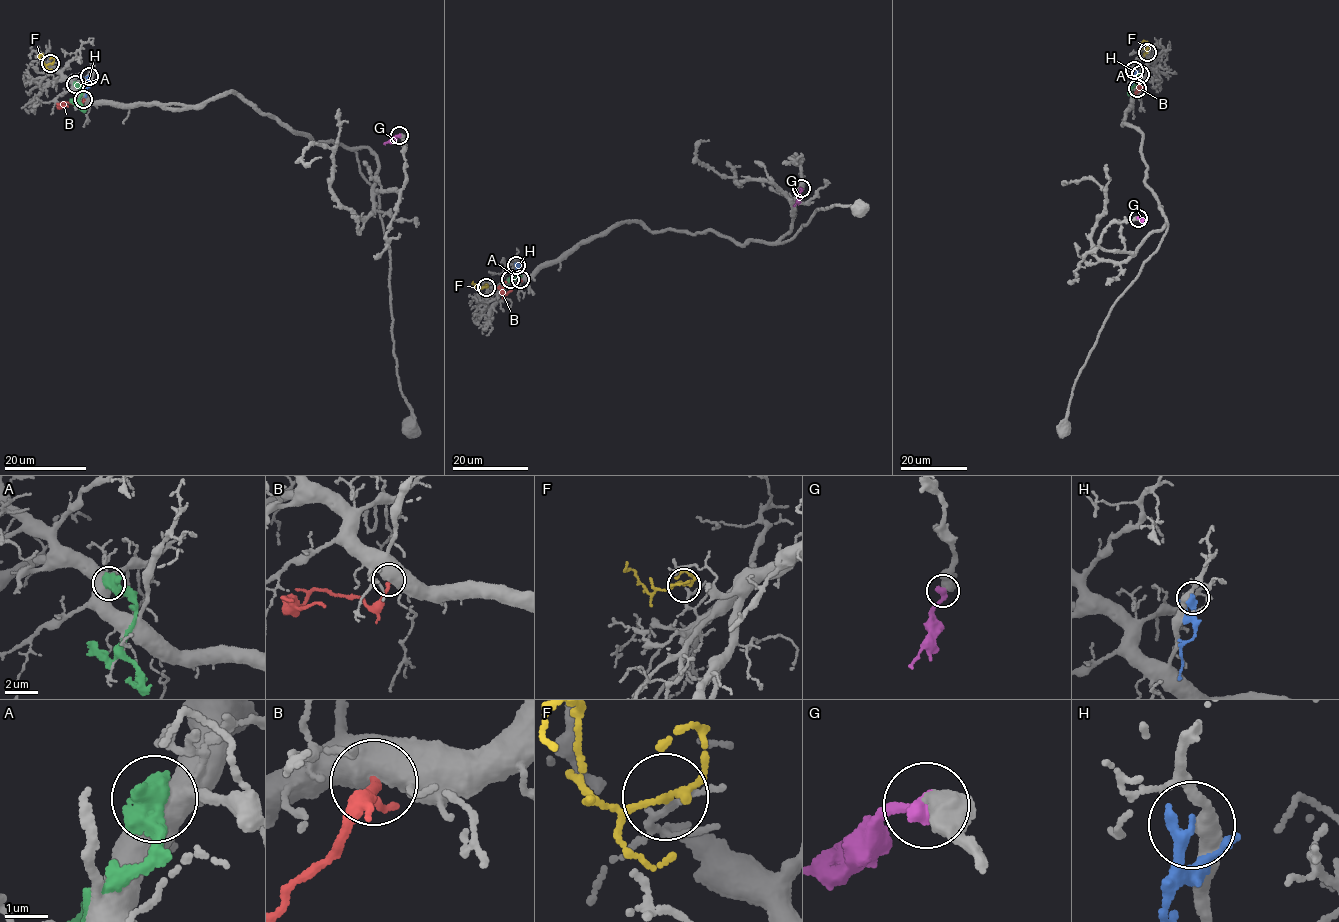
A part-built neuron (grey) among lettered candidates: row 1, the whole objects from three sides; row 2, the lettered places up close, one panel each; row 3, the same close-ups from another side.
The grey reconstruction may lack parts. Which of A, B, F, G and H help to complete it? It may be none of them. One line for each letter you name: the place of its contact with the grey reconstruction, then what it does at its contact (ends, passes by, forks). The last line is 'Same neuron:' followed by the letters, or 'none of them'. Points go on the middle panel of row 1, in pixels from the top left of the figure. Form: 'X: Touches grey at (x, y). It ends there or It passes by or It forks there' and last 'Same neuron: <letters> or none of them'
F: Touches grey at (486, 287). It passes by
G: Touches grey at (801, 188). It ends there
Same neuron: F, G

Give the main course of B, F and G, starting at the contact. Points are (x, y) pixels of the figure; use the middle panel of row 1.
B: (519, 279), (507, 294), (502, 288), (506, 282)
F: (486, 287), (477, 289), (473, 281)
G: (801, 189), (793, 206)

